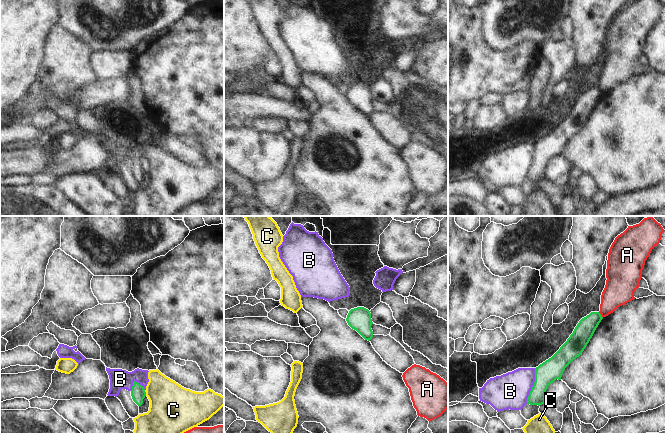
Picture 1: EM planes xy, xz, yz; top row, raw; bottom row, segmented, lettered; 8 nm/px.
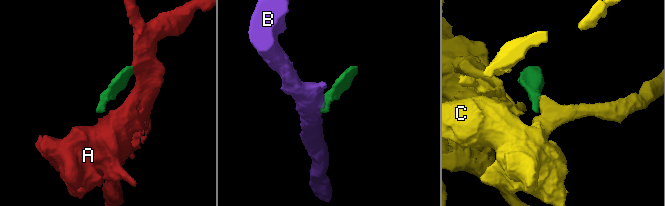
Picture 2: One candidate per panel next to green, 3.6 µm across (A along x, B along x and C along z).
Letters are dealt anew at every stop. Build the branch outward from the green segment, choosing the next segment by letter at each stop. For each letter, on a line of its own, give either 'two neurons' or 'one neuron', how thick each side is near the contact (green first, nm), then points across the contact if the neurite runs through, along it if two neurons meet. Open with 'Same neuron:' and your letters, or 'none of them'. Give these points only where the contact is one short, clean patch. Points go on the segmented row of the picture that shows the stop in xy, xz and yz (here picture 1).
Same neuron: C
A: two neurons | 160/240 nm | along yz (598, 312), (602, 317)
B: two neurons | 180/280 nm | along yz (535, 368), (535, 381), (526, 403)
C: one neuron | 120/360 nm | across xy (138, 393), (145, 393), (157, 393), (172, 408)

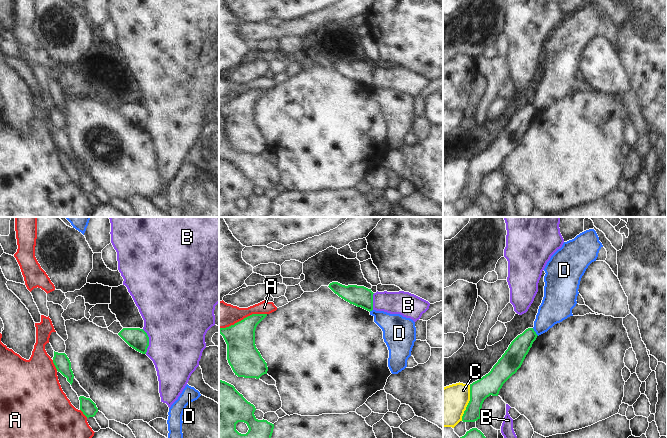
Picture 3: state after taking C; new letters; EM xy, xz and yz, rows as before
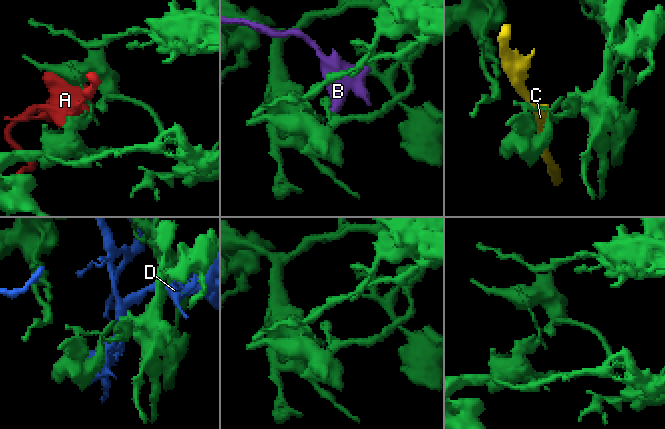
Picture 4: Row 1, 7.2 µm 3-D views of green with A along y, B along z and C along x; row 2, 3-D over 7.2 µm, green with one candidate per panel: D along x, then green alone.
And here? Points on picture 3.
Same neuron: none of them
A: two neurons | 240/220 nm
B: two neurons | 170/480 nm
C: two neurons | 170/320 nm
D: two neurons | 160/240 nm

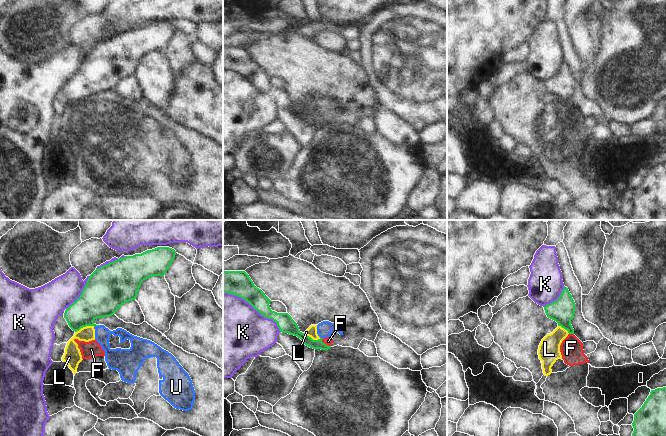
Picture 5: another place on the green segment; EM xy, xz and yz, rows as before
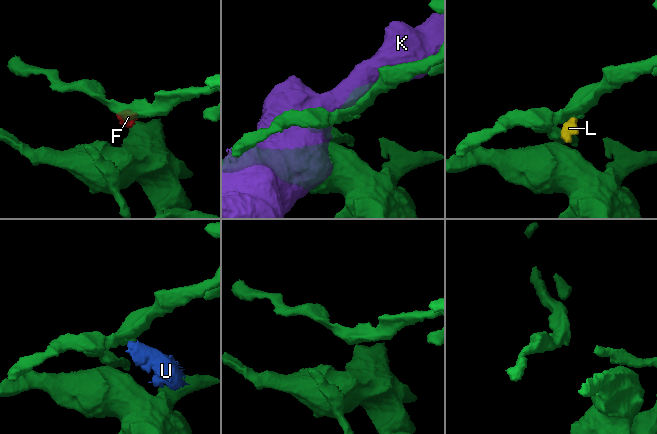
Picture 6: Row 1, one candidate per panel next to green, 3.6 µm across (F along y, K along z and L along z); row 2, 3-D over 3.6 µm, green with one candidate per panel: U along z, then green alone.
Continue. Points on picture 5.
Same neuron: none of them
F: two neurons | 80/70 nm | along xz (321, 339), (330, 346)
K: two neurons | 200/500 nm
L: two neurons | 300/130 nm | along xy (94, 326), (83, 326), (75, 332)
U: two neurons | 320/130 nm | along xy (100, 325), (94, 327)

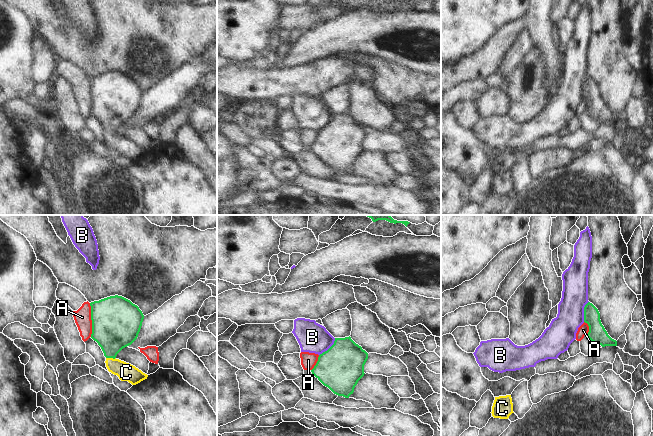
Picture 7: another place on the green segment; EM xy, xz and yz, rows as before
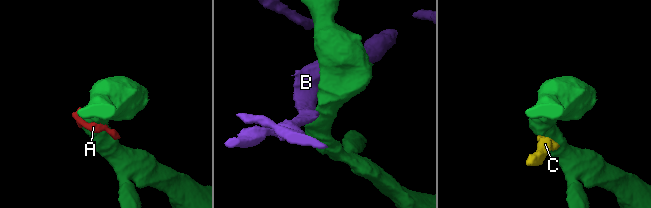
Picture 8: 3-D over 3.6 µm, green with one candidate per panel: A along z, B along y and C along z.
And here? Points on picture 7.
Same neuron: C
A: two neurons | 400/140 nm | along xy (89, 303), (91, 336)
B: two neurons | 360/240 nm
C: one neuron | 360/140 nm | across xy (114, 326), (111, 357), (126, 372)

